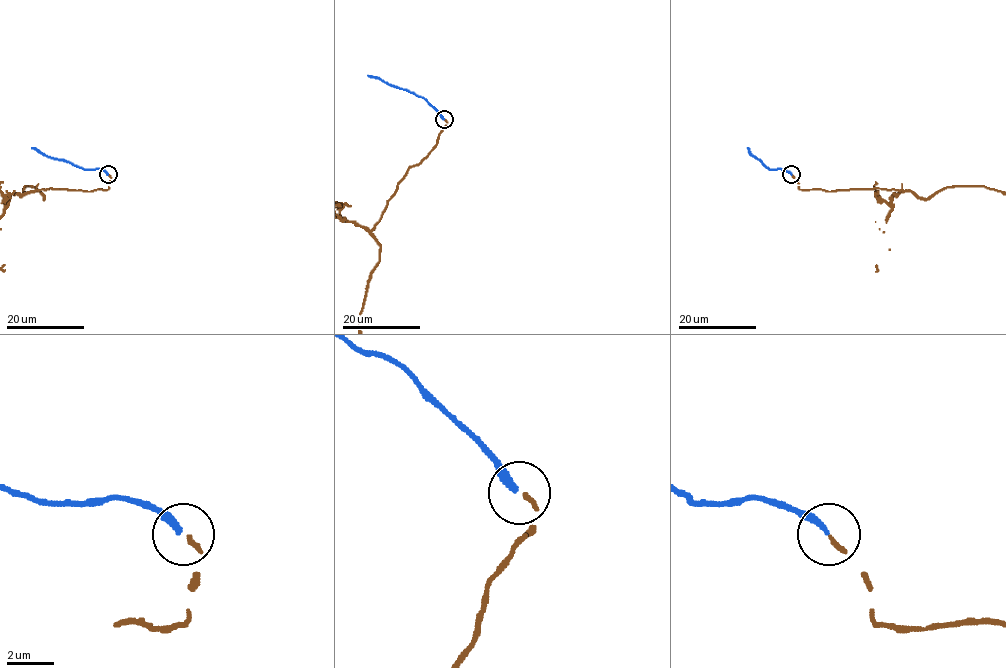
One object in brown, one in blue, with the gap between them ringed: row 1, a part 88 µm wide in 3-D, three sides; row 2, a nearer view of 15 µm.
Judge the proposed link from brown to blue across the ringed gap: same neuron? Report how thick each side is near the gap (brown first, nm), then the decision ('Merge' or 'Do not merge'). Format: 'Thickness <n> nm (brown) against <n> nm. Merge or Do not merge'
Thickness 200 nm (brown) against 260 nm. Merge

